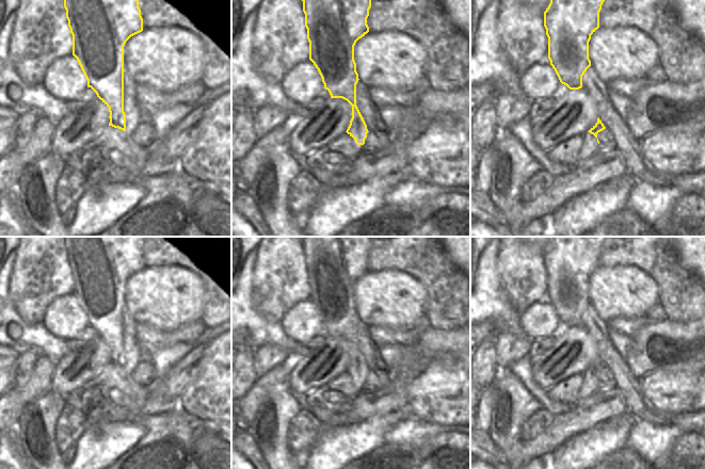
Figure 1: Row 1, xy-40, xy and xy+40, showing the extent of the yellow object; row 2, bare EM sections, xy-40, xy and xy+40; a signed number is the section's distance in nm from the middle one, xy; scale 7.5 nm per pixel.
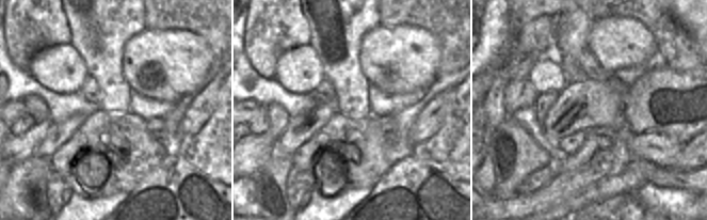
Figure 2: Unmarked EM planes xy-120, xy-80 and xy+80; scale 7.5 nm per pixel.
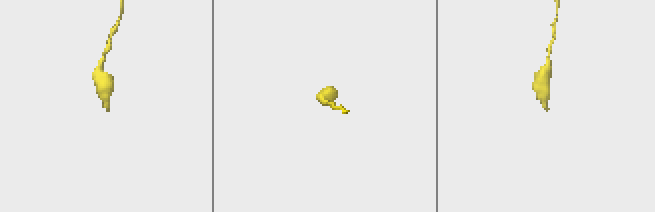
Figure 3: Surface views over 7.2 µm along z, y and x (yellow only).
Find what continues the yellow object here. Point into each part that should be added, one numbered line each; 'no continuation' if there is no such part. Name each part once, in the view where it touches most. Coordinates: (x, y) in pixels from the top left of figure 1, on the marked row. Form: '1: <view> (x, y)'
1: xy+40 (590, 147)

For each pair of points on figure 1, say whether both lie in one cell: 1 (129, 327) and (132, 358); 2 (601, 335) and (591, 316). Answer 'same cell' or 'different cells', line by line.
1: same cell
2: same cell

